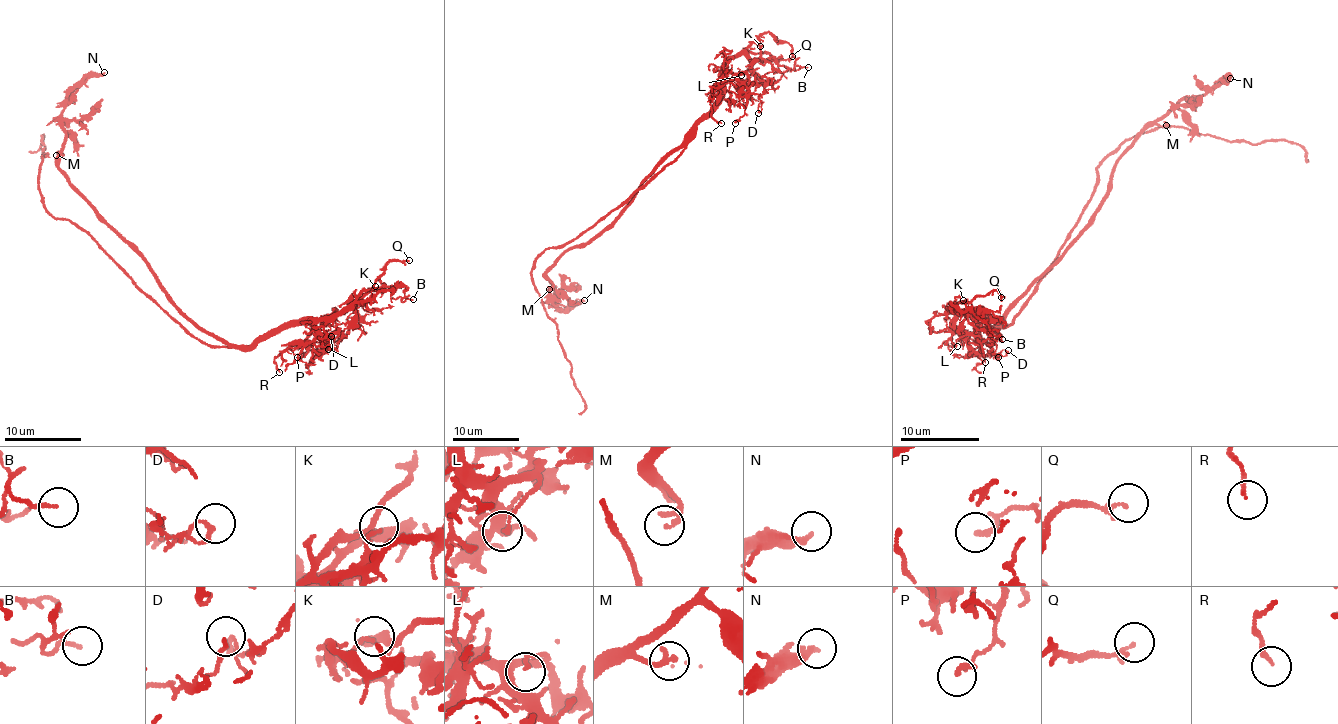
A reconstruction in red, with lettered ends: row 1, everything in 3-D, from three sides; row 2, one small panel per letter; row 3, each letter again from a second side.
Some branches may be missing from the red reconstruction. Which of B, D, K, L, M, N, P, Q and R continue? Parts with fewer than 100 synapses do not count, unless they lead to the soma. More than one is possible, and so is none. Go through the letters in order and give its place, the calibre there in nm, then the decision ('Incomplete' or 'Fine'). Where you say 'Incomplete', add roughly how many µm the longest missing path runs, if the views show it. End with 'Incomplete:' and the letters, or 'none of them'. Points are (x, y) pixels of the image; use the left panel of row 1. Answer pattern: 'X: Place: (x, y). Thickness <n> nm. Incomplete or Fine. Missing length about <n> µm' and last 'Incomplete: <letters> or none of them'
B: Place: (413, 299). Thickness 140 nm. Fine
D: Place: (331, 336). Thickness 180 nm. Fine
K: Place: (375, 286). Thickness 110 nm. Fine
L: Place: (328, 349). Thickness 120 nm. Fine
M: Place: (56, 155). Thickness 130 nm. Fine
N: Place: (104, 72). Thickness 240 nm. Fine
P: Place: (297, 357). Thickness 180 nm. Fine
Q: Place: (409, 260). Thickness 170 nm. Fine
R: Place: (279, 372). Thickness 140 nm. Fine
Incomplete: none of them

